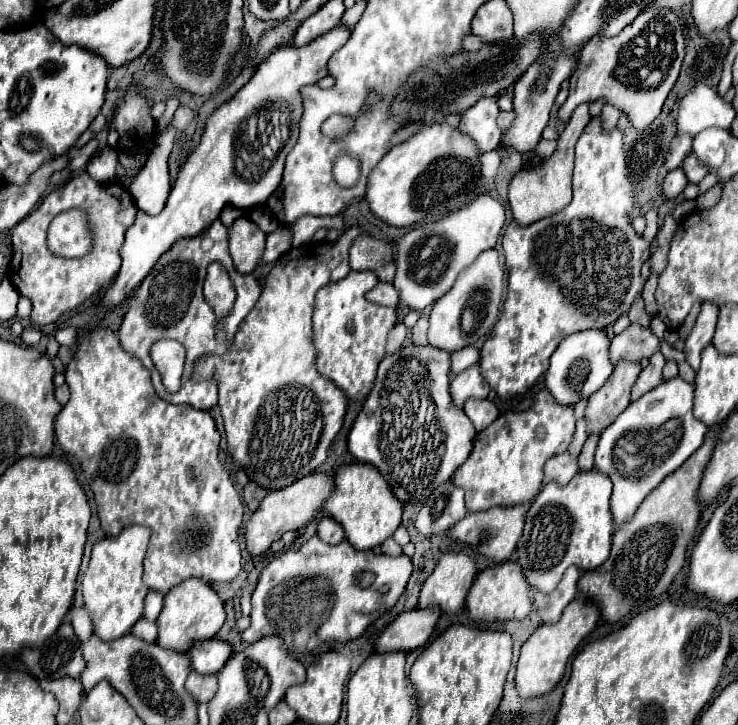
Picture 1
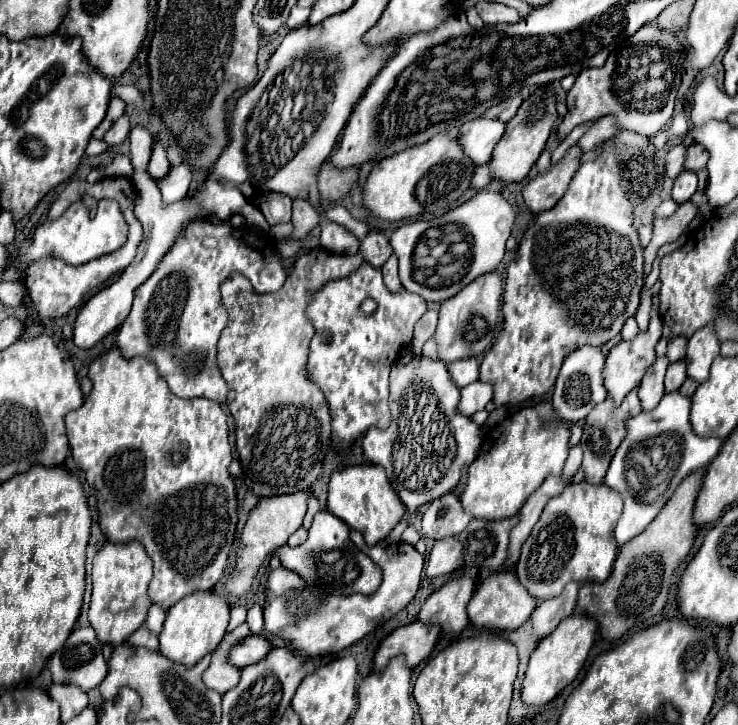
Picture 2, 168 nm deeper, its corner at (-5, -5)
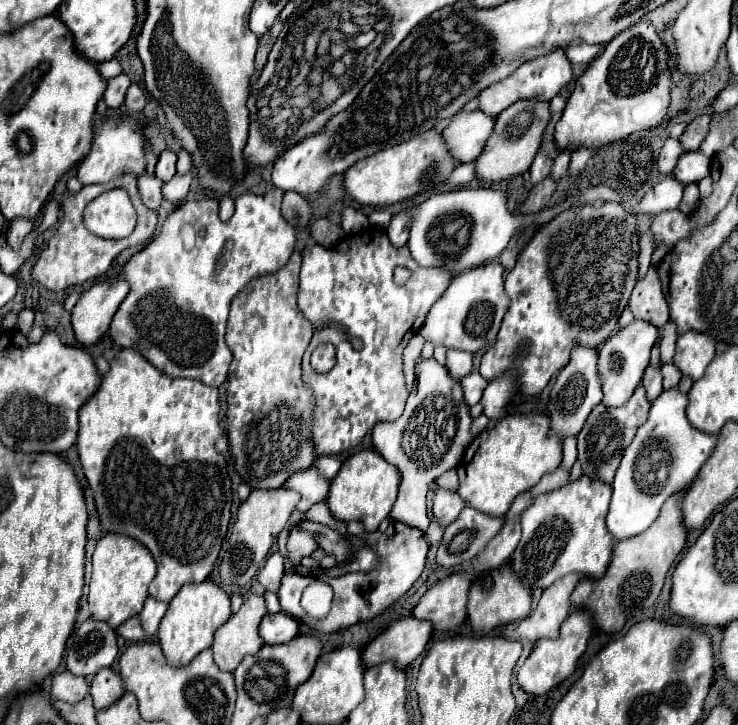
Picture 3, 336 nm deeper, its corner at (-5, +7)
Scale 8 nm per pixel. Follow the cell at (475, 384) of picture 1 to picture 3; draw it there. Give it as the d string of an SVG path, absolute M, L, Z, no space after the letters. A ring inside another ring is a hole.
M473 370L469 376L461 378L459 382L461 382L461 386L463 386L463 398L465 398L465 402L467 402L469 406L477 404L477 402L481 400L481 396L483 396L483 390L485 390L485 386L487 386L487 380L485 380L477 370Z

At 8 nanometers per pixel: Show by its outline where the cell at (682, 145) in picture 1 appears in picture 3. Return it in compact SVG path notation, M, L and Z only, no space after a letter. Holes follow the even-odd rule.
M667 138L663 148L661 148L661 154L659 154L659 174L669 176L673 172L673 168L675 168L681 154L683 154L683 148L681 148L679 140Z

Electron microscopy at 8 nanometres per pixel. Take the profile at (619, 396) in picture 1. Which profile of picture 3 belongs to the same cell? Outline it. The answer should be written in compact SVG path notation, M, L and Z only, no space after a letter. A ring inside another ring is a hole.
M641 384L633 392L633 396L627 400L627 404L623 404L619 408L609 408L605 404L597 404L597 408L593 408L593 412L589 414L589 424L585 424L585 428L577 436L577 440L579 440L577 450L579 450L579 462L583 468L583 474L593 476L605 484L611 484L615 478L615 470L621 462L623 450L635 438L637 428L647 420L649 408L651 408L651 404L647 402L645 388Z

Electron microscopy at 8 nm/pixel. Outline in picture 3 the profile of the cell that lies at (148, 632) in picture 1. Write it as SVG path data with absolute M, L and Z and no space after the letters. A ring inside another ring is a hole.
M133 616L133 618L125 620L121 626L117 626L117 628L115 628L115 632L117 632L119 636L123 636L125 640L129 640L129 642L139 642L139 640L143 640L143 638L145 638L145 632L143 632L141 622L139 622L139 618L137 618L137 616Z

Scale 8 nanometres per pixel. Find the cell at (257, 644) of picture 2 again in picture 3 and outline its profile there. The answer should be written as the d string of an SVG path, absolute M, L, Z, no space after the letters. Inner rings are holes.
M285 612L269 614L261 622L261 638L265 640L265 644L285 644L299 634L299 628L299 620L287 616Z

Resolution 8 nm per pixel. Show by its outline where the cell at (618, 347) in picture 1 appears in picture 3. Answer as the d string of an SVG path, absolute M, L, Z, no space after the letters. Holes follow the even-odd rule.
M635 320L629 326L615 332L605 344L599 348L599 380L603 386L603 404L605 406L623 406L631 394L635 392L637 384L643 378L645 368L649 366L651 348L657 340L657 328L647 320Z

